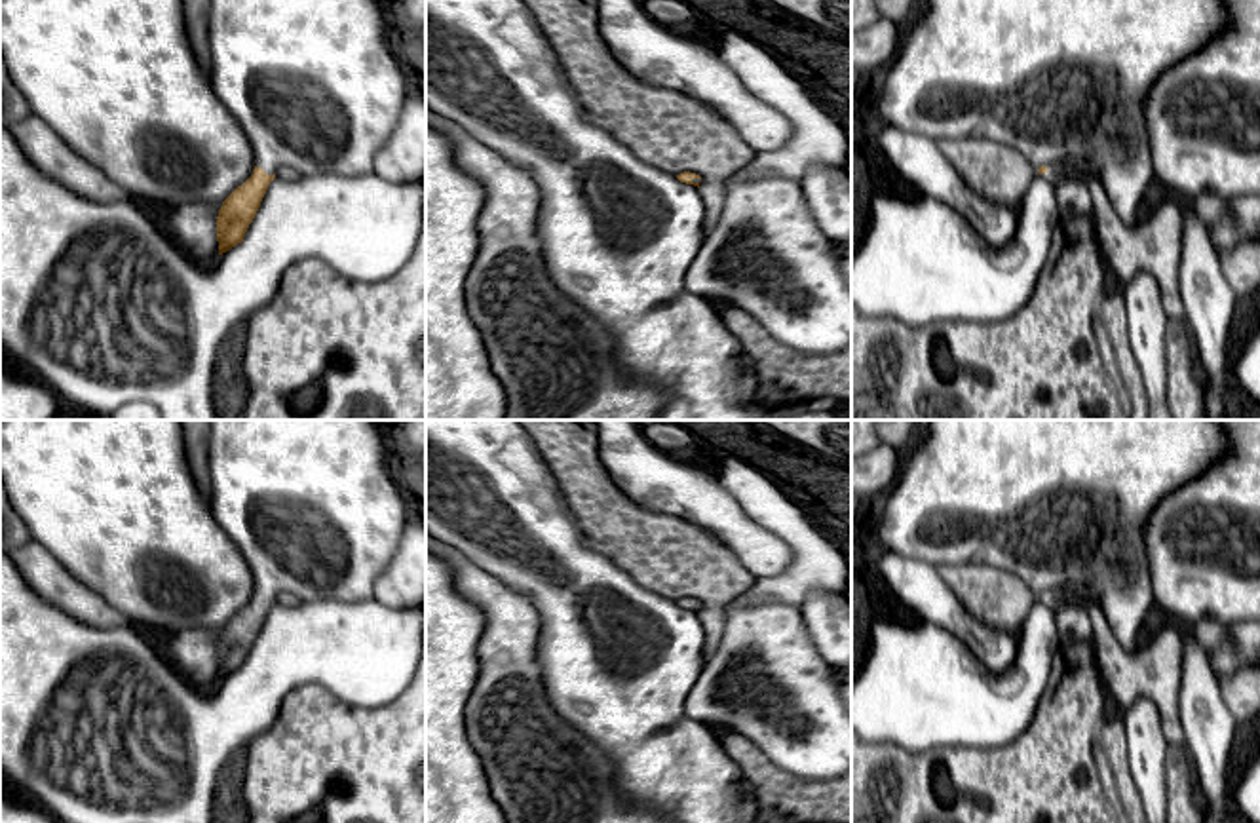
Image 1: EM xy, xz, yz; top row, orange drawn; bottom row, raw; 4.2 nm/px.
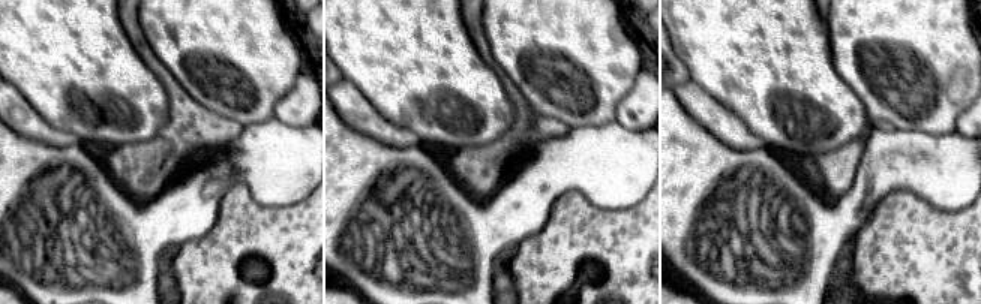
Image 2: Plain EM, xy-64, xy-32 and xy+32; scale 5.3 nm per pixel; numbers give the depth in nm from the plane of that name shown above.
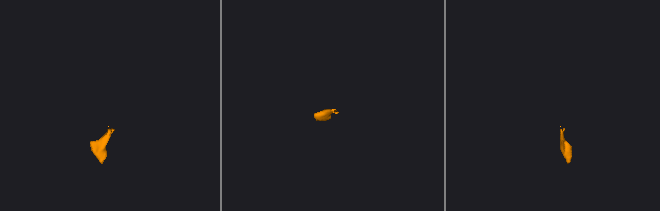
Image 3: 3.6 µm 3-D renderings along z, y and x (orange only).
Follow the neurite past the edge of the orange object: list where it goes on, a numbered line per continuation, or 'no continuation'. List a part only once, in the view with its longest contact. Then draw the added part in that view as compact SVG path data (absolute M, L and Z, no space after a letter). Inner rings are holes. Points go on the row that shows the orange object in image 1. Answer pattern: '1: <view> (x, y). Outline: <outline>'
1: xy (318, 86). Outline: M209 0L207 48L215 95L238 120L253 144L257 167L262 167L266 175L274 175L279 167L291 167L302 177L357 177L374 171L374 154L395 131L403 106L416 87L416 78L399 46L397 19L388 13L384 0Z

